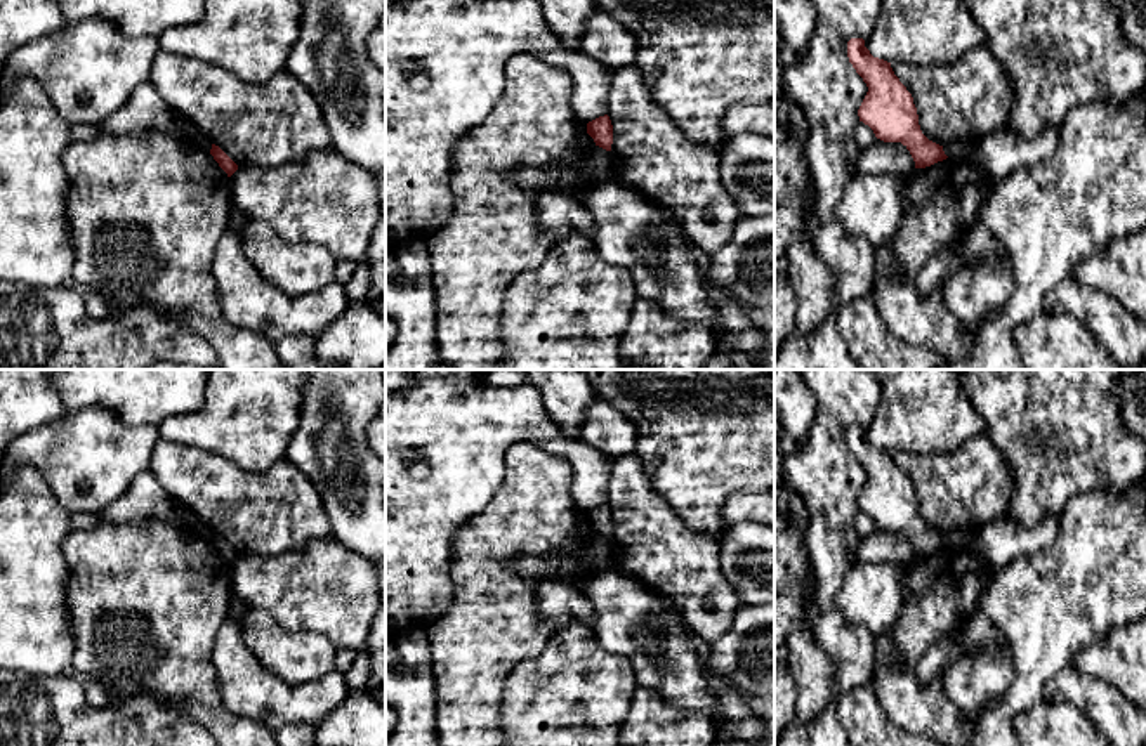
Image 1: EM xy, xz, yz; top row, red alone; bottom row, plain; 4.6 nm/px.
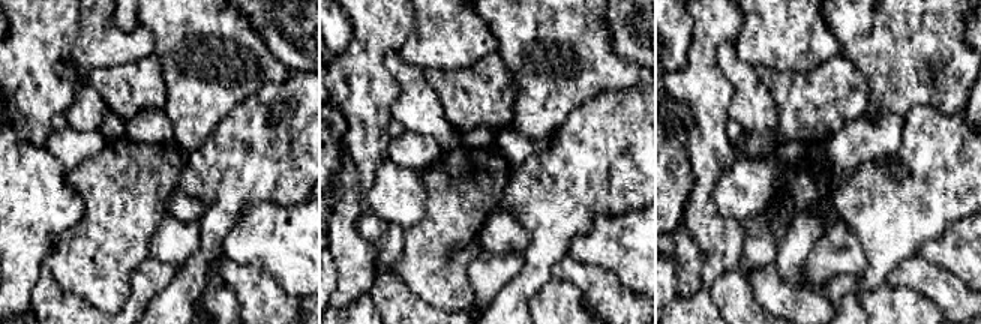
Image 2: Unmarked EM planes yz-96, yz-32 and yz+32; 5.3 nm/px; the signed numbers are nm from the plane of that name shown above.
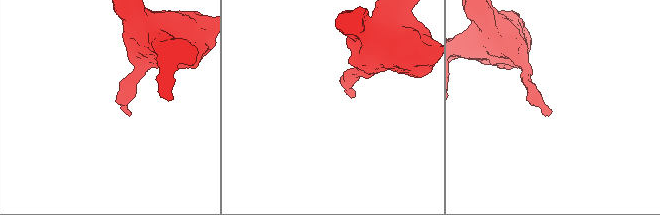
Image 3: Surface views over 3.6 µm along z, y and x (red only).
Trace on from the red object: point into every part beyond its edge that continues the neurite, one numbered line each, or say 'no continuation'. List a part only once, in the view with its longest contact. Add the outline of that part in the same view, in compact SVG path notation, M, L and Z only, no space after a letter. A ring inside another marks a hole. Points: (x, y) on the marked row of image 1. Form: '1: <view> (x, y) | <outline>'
no continuation

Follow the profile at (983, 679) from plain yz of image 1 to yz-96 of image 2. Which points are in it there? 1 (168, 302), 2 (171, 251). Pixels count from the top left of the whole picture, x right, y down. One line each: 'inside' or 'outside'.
1: outside
2: outside

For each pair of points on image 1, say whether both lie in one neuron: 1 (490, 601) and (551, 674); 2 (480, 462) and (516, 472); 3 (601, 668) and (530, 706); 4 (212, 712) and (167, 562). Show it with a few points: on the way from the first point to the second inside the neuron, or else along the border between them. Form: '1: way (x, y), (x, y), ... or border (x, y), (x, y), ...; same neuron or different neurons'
1: border (556, 632), (537, 654), (521, 660), (504, 682); different neurons
2: border (535, 443), (507, 450), (502, 484), (485, 505); different neurons
3: way (584, 686), (563, 706), (547, 706); same neuron
4: way (181, 675), (167, 651), (167, 599); same neuron

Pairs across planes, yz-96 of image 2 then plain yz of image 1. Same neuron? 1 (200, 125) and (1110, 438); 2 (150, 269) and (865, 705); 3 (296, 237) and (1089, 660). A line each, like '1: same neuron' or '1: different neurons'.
1: same neuron
2: same neuron
3: same neuron

